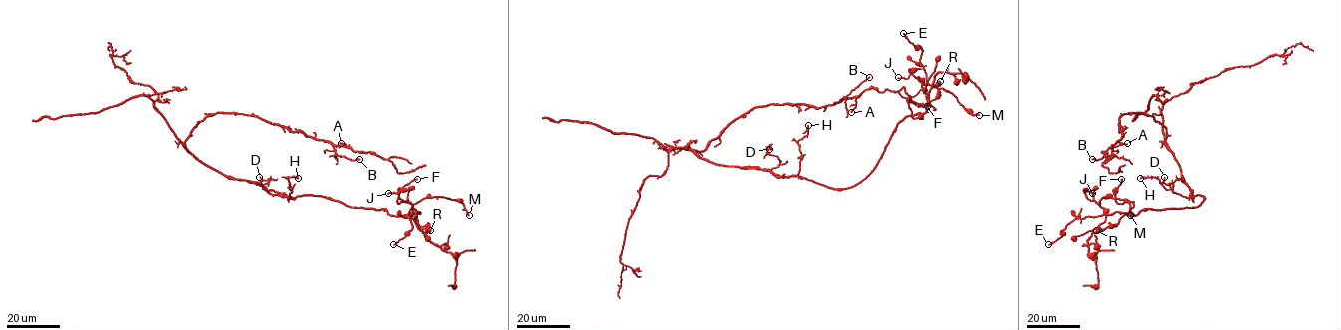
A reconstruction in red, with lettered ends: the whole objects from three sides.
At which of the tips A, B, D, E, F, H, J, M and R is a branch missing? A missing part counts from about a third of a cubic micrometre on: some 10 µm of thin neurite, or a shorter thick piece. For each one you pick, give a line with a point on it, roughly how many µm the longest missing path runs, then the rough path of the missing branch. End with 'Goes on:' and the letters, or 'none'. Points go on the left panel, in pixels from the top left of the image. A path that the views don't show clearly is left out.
F: (417, 179) | 8 µm | (417, 179), (434, 181)
Goes on: F

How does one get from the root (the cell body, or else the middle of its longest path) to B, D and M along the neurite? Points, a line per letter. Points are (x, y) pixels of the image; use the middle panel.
B: (739, 167), (710, 162), (695, 150), (702, 151), (754, 108), (834, 105), (869, 77)
D: (739, 167), (776, 168), (779, 160), (767, 152), (767, 146), (769, 149)
M: (739, 167), (846, 188), (871, 172), (900, 122), (928, 111), (922, 85), (947, 90), (967, 110), (979, 115)

